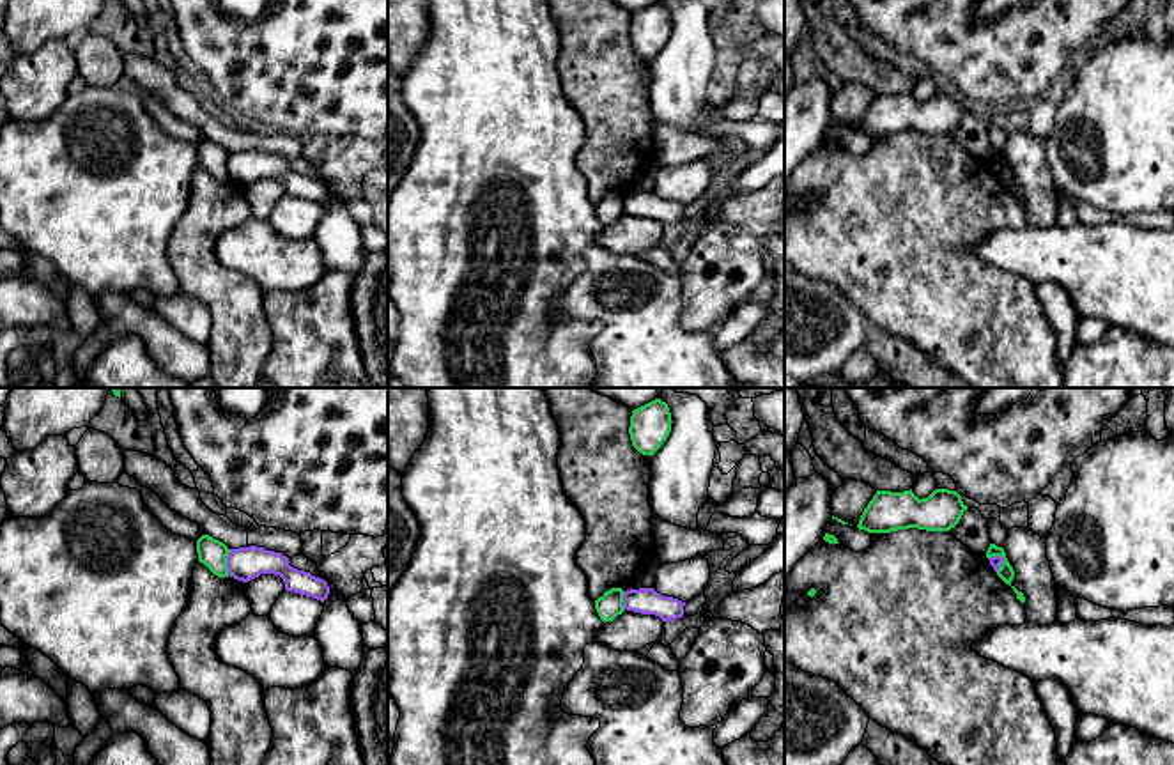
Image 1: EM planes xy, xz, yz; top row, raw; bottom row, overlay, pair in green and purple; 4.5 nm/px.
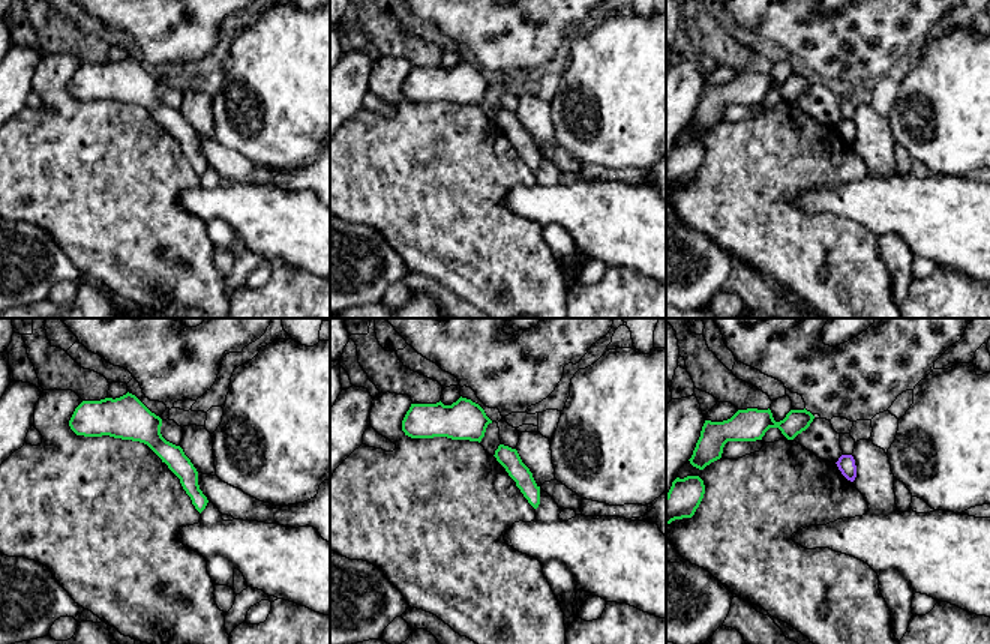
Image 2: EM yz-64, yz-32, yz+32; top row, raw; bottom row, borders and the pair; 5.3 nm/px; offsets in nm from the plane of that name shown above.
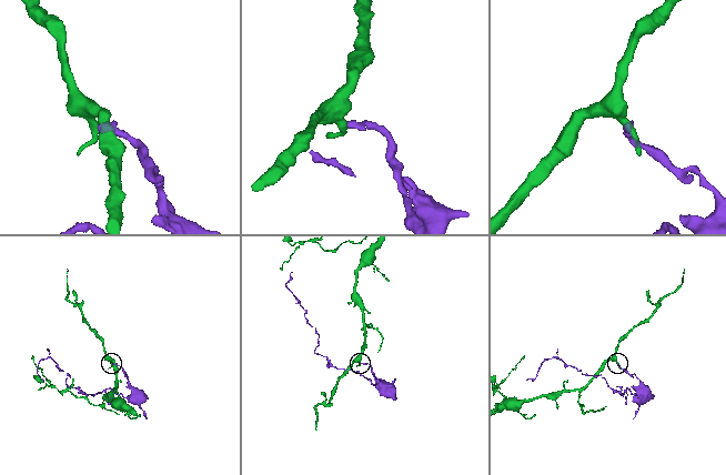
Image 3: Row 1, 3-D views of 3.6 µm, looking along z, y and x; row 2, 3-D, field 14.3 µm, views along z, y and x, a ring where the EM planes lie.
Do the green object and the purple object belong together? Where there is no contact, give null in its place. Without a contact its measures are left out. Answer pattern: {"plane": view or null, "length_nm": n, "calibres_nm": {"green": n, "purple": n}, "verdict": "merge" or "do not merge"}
{"plane": "xy", "length_nm": 120, "calibres_nm": {"green": 130, "purple": 160}, "verdict": "do not merge"}

